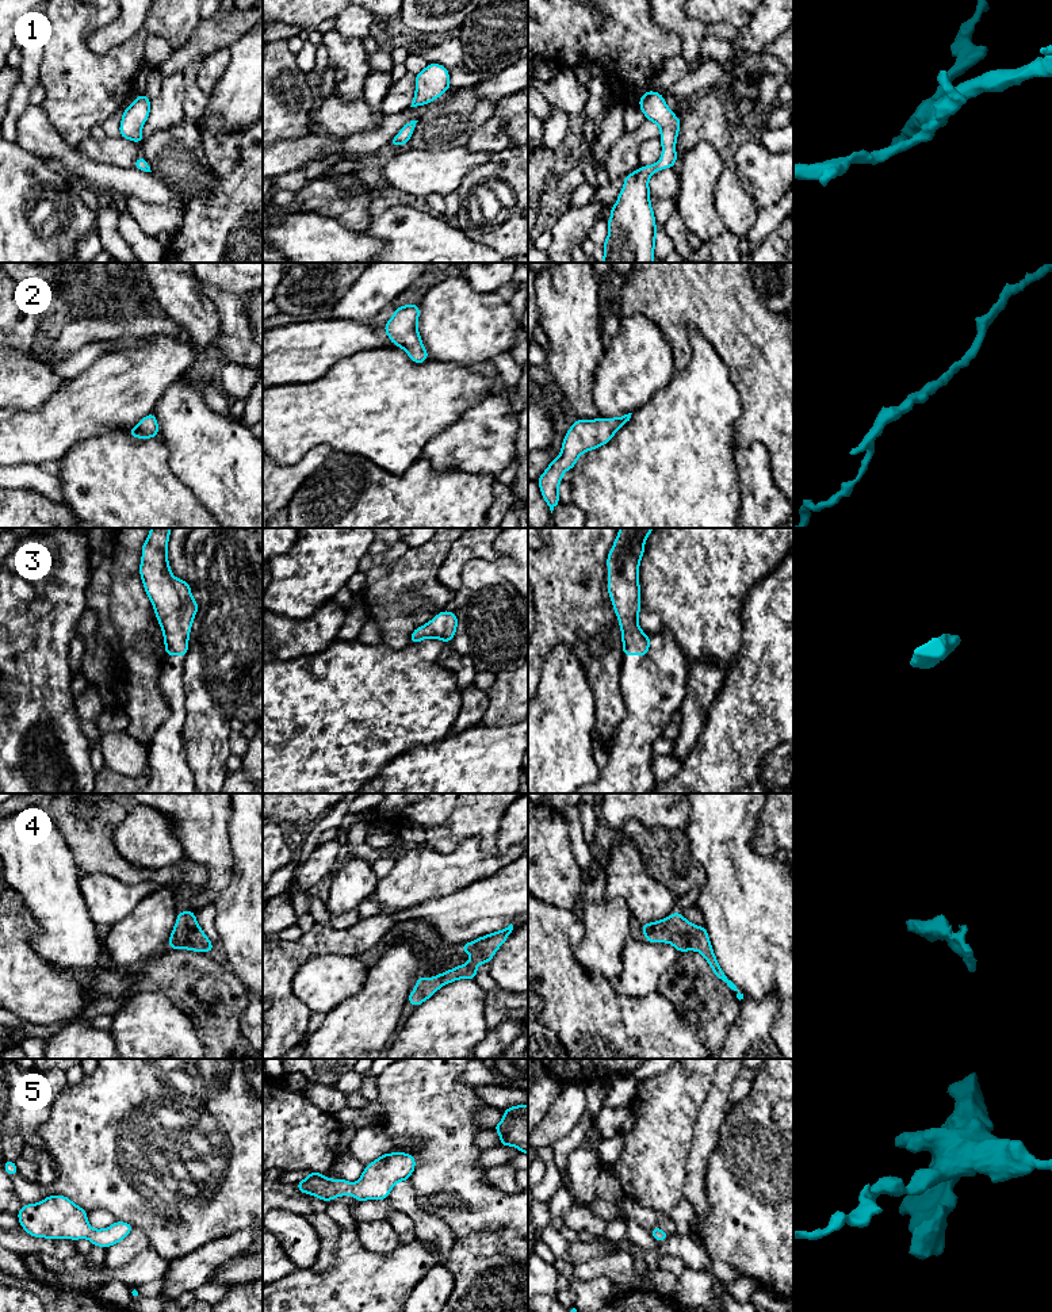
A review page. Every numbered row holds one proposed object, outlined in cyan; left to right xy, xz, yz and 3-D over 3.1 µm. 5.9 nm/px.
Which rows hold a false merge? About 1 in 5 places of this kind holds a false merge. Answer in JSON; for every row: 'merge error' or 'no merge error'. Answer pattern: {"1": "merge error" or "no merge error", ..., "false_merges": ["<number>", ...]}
{"1": "no merge error", "2": "no merge error", "3": "no merge error", "4": "no merge error", "5": "no merge error", "false_merges": []}

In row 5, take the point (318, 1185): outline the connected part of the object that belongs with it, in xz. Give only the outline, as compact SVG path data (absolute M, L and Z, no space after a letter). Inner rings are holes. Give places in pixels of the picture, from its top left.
M387 1152L367 1164L355 1185L343 1178L328 1179L325 1174L310 1171L306 1179L297 1183L297 1187L301 1193L313 1194L325 1202L345 1194L352 1194L357 1201L386 1200L395 1183L409 1179L414 1167L413 1155Z

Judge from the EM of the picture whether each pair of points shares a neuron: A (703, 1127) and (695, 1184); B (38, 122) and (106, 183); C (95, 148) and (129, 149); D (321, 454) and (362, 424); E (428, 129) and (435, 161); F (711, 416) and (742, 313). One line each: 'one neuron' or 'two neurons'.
A: one neuron
B: one neuron
C: one neuron
D: two neurons
E: two neurons
F: two neurons

